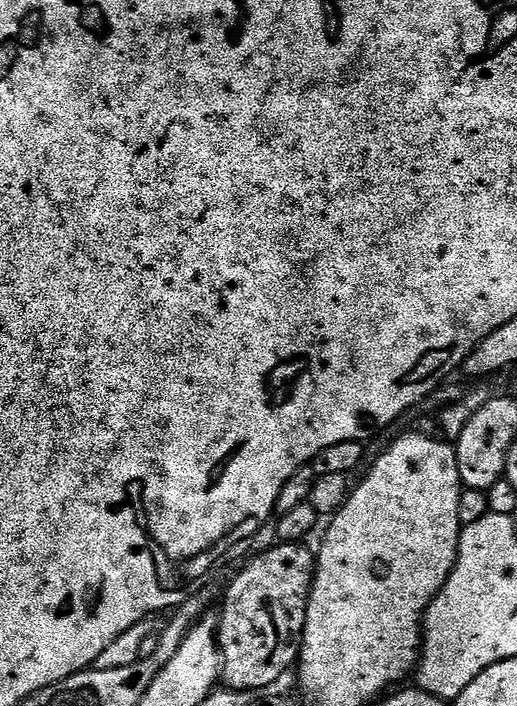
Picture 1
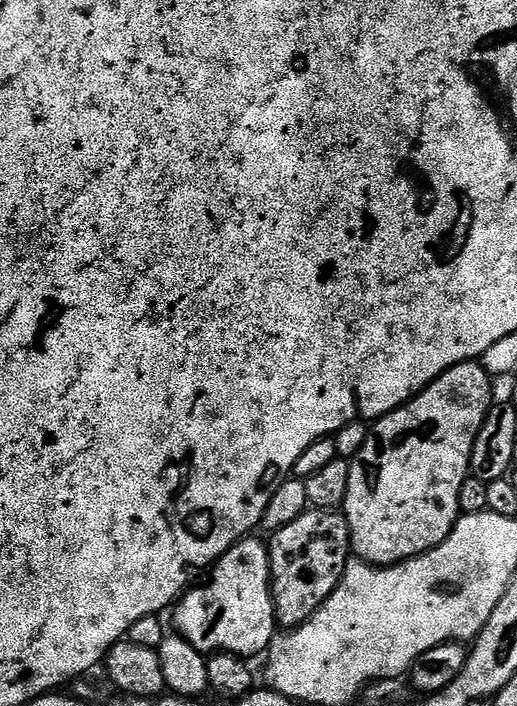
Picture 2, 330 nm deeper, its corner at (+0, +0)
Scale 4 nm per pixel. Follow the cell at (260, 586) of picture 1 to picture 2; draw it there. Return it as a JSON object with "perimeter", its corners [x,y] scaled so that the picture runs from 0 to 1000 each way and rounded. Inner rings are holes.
{"perimeter":[[[598,718],[561,745],[524,755],[522,799],[534,882],[555,892],[588,884],[646,841],[683,786],[681,752],[663,724]]]}

